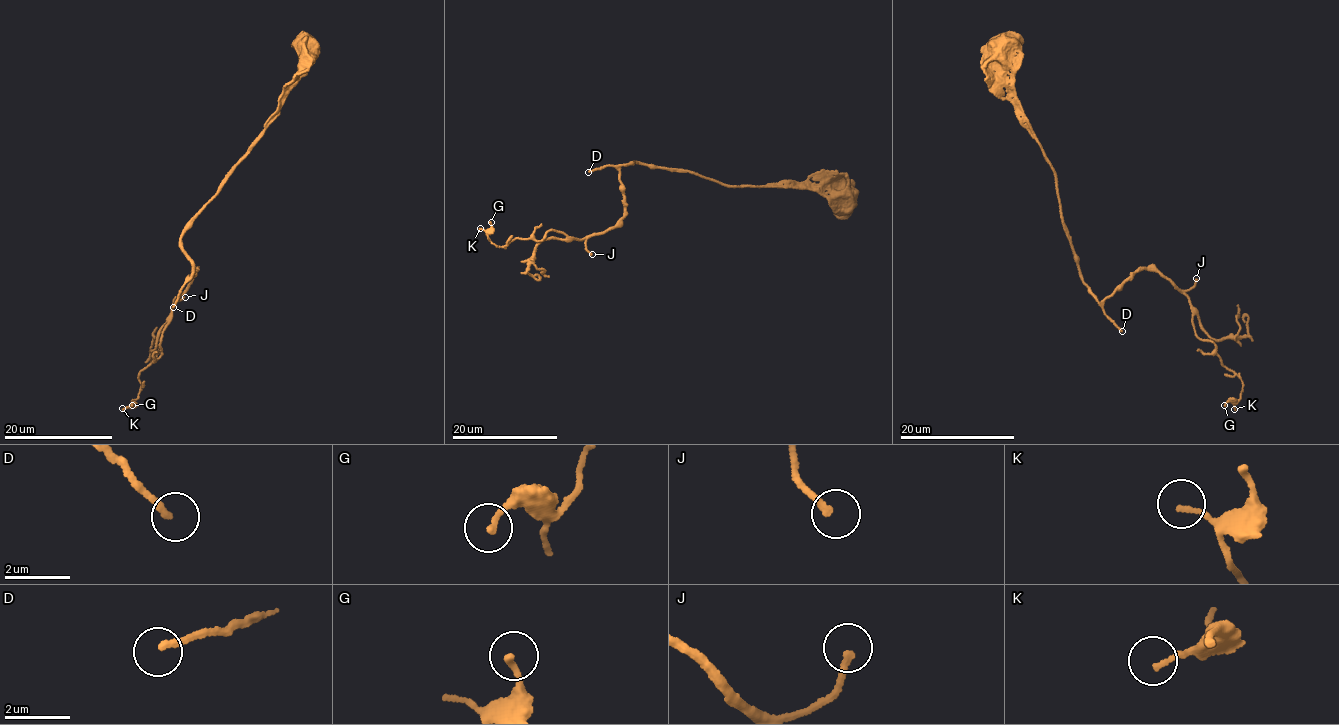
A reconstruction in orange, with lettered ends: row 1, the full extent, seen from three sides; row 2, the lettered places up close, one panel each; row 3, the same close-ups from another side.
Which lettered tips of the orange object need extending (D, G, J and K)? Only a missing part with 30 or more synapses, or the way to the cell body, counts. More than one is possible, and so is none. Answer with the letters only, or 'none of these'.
J

